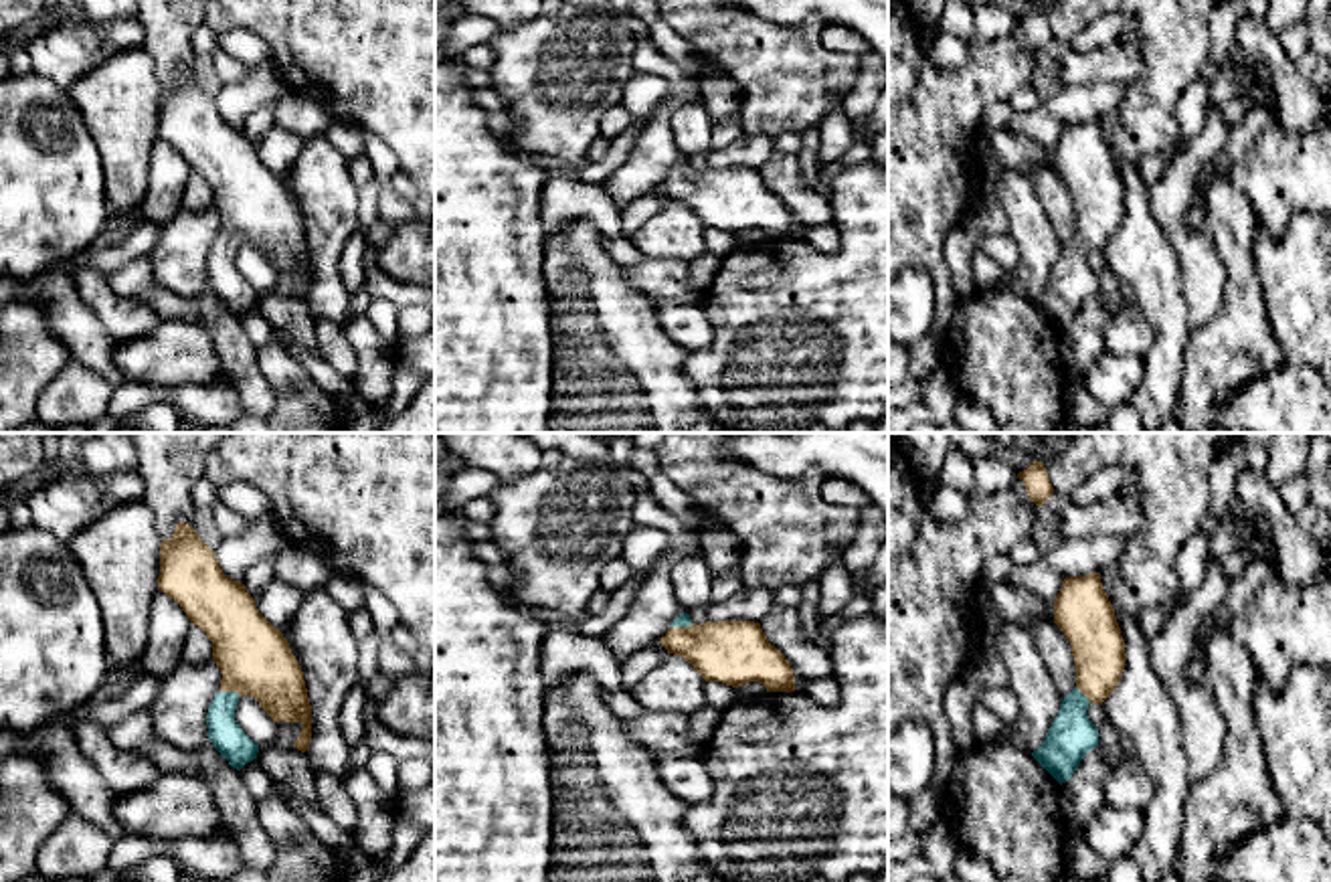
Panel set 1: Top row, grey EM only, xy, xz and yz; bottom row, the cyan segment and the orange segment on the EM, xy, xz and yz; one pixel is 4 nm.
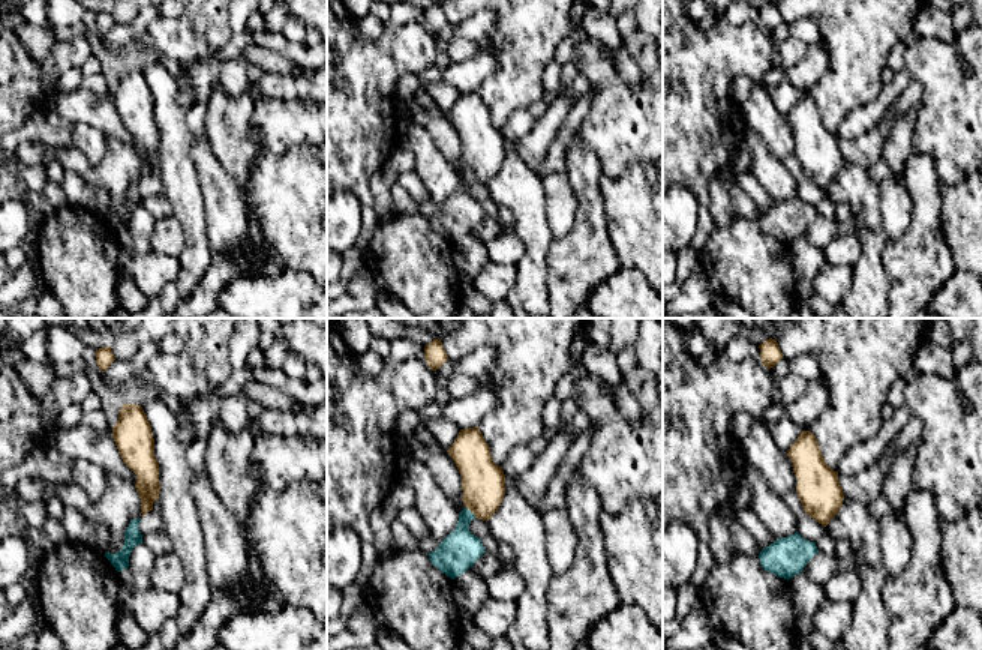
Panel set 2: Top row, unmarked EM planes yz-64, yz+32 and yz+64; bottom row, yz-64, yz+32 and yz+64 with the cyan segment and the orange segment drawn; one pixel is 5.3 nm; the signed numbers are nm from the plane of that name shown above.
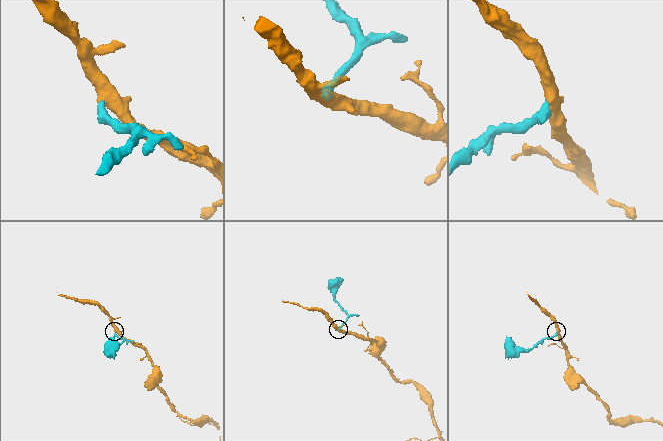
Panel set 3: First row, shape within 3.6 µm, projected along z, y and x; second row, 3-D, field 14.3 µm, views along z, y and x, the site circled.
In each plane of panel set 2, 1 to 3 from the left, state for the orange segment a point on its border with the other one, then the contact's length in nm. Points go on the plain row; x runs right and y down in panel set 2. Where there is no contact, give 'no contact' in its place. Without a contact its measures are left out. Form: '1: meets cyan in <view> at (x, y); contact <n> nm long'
1: no contact
2: meets cyan in yz+32 at (471, 176); contact 90 nm long
3: no contact

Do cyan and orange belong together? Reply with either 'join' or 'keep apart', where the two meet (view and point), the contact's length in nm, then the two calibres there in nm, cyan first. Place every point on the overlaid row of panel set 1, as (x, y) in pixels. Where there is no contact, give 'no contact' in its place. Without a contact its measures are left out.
join | xy (231, 692) | 80 nm | 130/280 nm

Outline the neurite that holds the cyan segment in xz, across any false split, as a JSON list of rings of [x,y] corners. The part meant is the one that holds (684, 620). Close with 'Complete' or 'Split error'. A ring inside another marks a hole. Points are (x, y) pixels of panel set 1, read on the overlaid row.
[[[688,613],[674,619],[672,629],[659,641],[668,653],[684,657],[706,682],[722,682],[738,688],[759,682],[767,692],[795,692],[795,676],[785,655],[769,643],[755,621],[706,621],[696,625]]]. Split error

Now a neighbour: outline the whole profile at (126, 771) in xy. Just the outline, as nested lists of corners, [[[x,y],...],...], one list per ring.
[[[87,718],[73,730],[85,759],[115,793],[146,789],[160,775],[146,755],[117,748],[105,724]]]

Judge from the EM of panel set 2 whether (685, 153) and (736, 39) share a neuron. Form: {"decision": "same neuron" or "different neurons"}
{"decision": "same neuron"}

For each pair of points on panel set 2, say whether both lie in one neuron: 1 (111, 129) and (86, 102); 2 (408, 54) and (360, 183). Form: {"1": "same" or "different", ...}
{"1": "same", "2": "same"}

